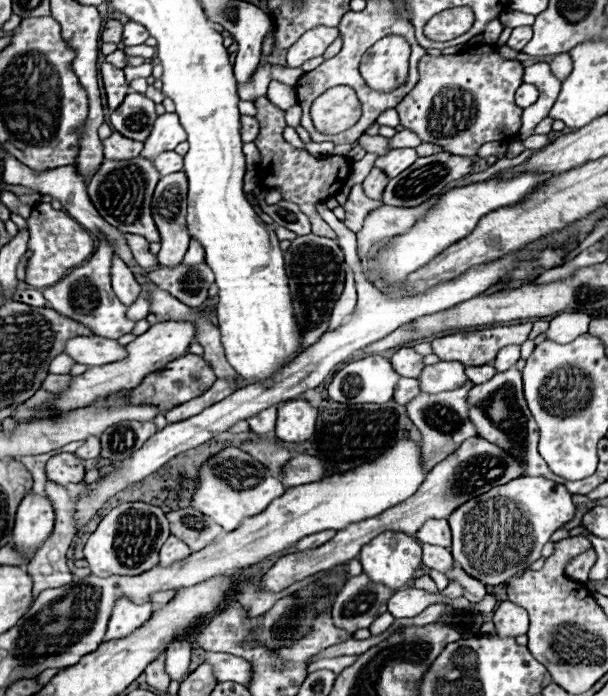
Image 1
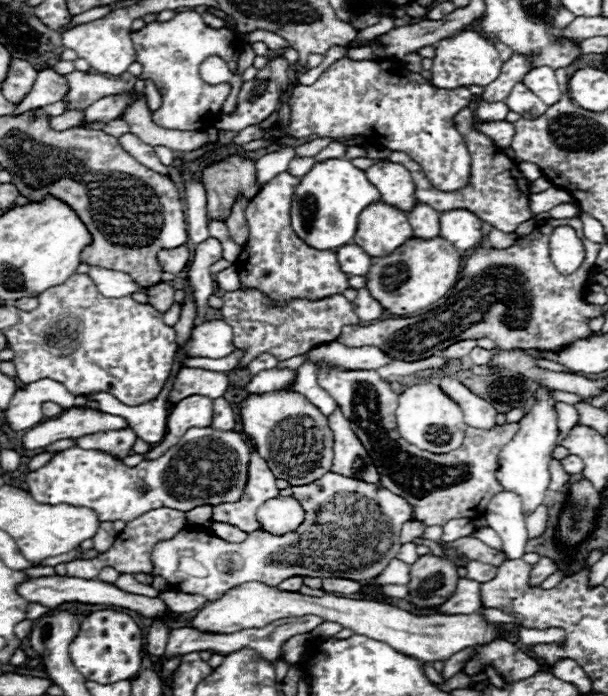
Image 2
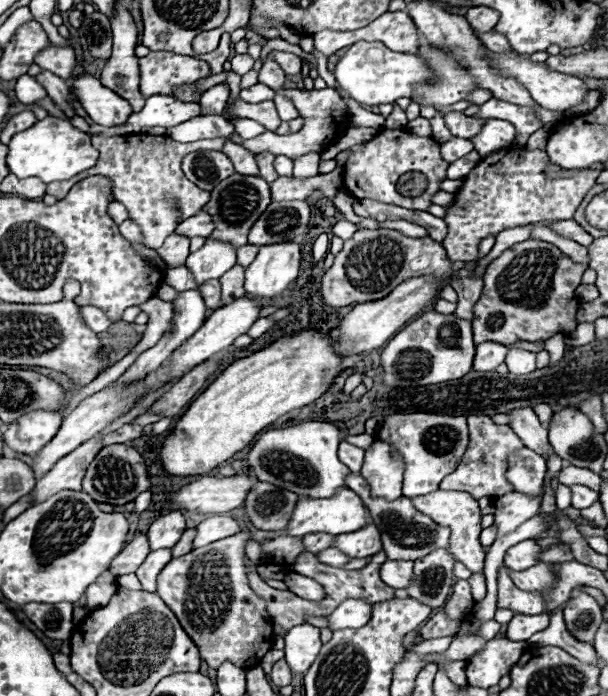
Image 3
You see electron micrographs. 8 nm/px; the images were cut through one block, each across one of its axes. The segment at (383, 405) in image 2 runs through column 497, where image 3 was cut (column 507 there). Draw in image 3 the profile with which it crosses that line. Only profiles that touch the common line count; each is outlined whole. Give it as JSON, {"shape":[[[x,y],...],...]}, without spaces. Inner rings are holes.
{"shape":[[[468,416],[468,430],[470,430],[468,448],[466,448],[458,468],[440,482],[440,488],[468,492],[474,500],[500,498],[508,492],[514,492],[512,484],[506,480],[506,470],[508,470],[508,456],[512,452],[524,448],[520,438],[508,426],[494,424],[488,416]]]}

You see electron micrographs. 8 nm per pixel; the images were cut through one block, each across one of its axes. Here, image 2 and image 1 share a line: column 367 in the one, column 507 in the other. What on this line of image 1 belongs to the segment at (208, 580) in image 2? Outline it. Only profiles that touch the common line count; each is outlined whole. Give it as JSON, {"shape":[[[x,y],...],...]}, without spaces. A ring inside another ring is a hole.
{"shape":[[[544,476],[514,478],[508,484],[496,486],[490,492],[468,500],[448,516],[454,560],[468,576],[484,584],[504,584],[540,558],[542,546],[560,526],[574,518],[574,512],[572,494],[564,484],[552,482]]]}

